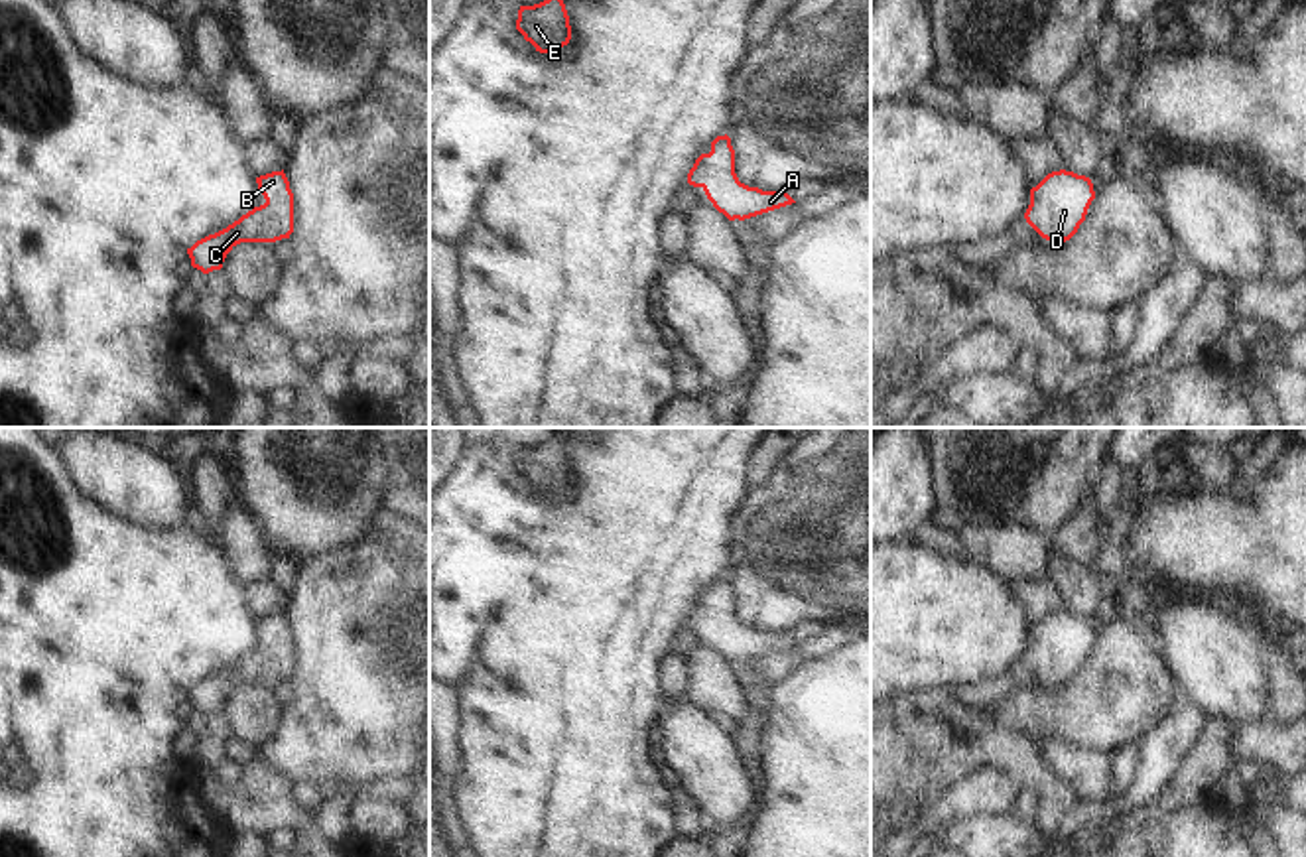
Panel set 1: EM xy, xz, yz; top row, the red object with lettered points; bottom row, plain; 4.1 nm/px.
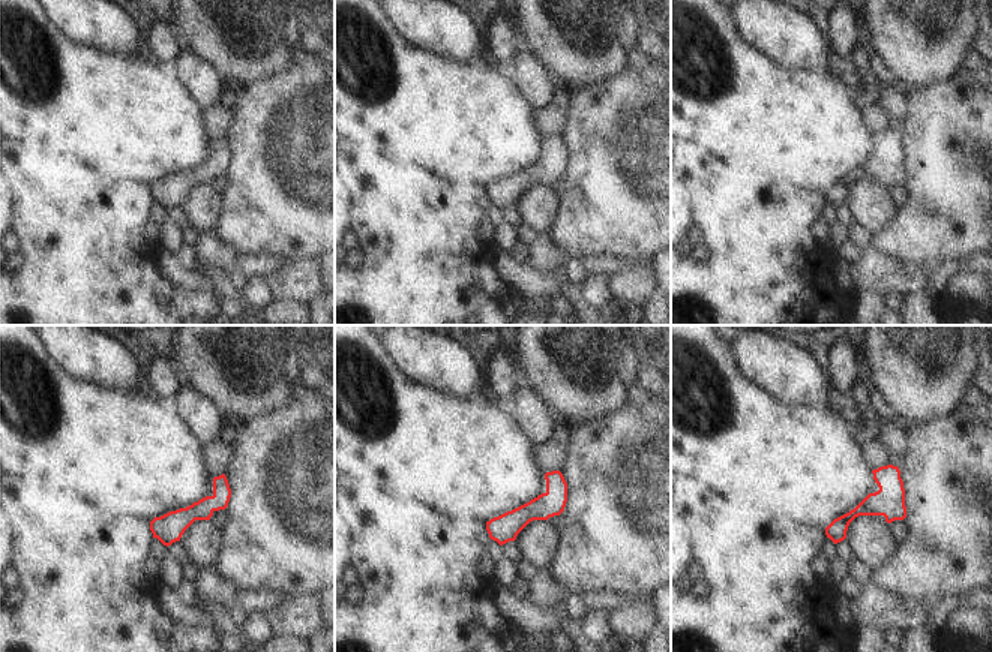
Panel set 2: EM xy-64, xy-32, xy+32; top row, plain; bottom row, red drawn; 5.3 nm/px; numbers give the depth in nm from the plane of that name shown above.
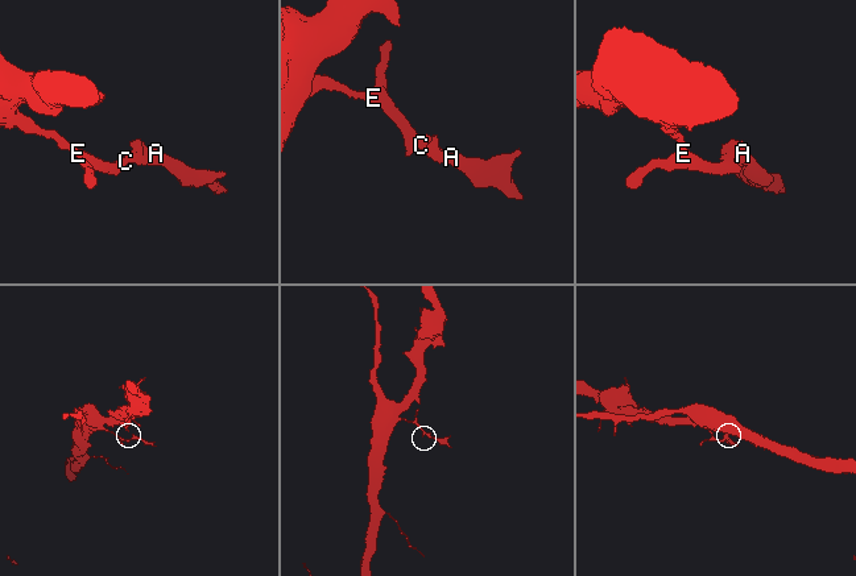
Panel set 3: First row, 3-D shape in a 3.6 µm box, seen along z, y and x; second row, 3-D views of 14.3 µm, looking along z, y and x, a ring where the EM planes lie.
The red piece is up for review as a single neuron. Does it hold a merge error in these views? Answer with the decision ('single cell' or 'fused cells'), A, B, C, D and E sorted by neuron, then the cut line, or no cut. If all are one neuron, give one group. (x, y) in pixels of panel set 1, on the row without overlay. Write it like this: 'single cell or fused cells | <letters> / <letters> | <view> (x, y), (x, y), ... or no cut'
single cell | A B C D E | no cut

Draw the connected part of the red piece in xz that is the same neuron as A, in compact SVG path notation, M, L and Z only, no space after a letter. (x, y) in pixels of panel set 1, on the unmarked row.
M717 577L711 593L701 595L687 615L687 625L701 628L713 648L729 662L745 662L796 644L786 632L762 632L739 623L731 579Z

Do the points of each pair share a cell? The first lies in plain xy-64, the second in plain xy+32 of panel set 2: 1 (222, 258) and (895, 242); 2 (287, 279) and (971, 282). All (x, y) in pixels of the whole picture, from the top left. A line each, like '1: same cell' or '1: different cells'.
1: different cells
2: same cell

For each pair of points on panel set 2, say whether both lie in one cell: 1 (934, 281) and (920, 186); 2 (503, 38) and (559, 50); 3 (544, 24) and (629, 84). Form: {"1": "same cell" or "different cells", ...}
{"1": "different cells", "2": "different cells", "3": "different cells"}

